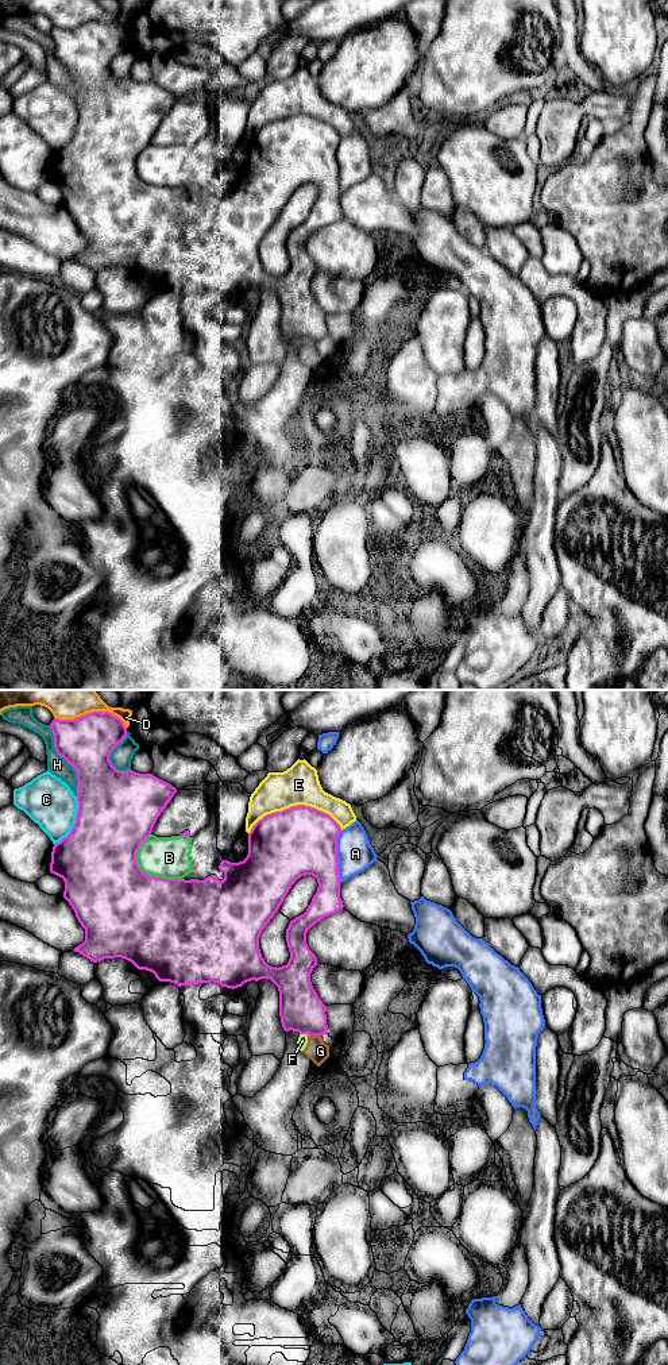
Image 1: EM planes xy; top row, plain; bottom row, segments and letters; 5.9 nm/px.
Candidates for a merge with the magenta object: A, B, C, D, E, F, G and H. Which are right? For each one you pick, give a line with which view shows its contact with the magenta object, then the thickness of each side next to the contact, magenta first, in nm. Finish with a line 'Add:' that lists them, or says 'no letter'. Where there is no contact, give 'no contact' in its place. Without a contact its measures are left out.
Add: no letter

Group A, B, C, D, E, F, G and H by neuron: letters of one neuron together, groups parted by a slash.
A / B / C / D / E / F G / H

